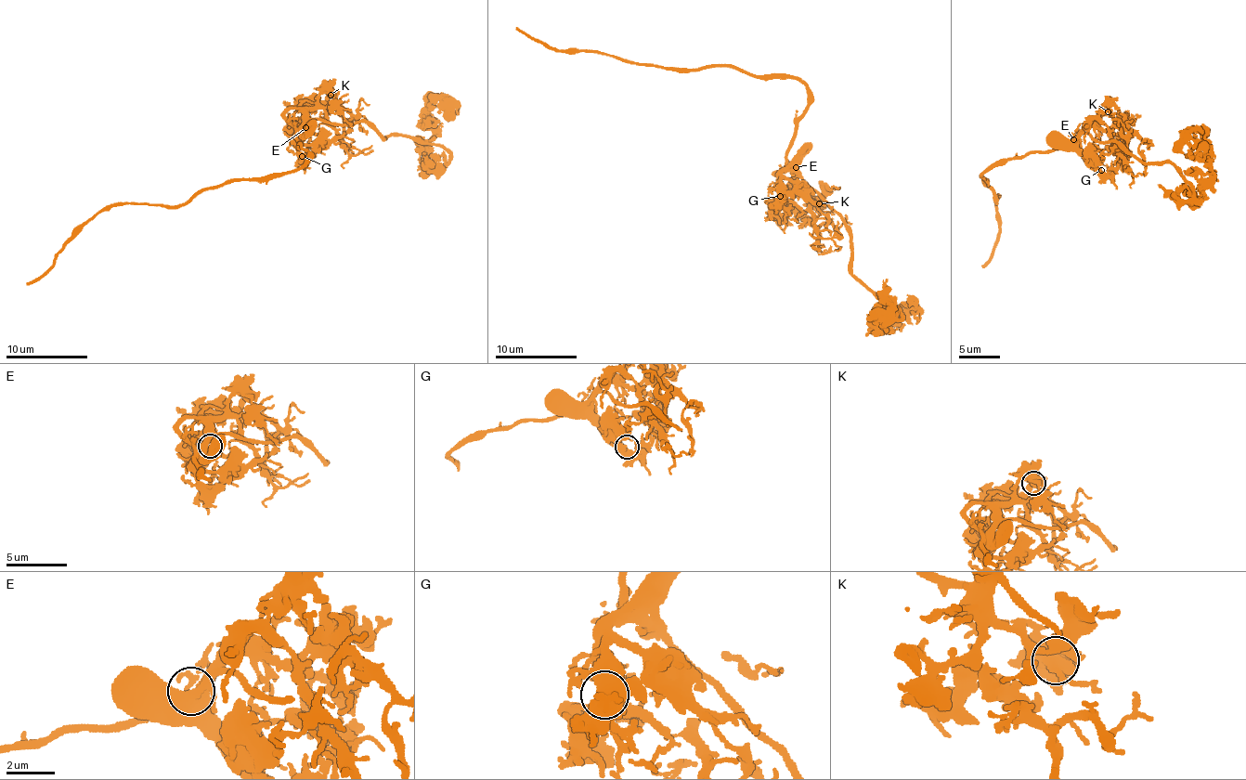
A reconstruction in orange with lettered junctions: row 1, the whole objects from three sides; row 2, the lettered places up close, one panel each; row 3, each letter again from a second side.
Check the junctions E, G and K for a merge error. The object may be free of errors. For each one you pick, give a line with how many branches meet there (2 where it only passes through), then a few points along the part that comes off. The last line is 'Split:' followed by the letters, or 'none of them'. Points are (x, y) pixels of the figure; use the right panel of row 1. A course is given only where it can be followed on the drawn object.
Split: none of them

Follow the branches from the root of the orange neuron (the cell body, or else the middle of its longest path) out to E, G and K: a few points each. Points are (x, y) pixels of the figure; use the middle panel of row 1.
E: (804, 112), (786, 153), (786, 162), (797, 167)
G: (804, 112), (786, 153), (788, 163), (782, 170), (780, 196)
K: (804, 112), (787, 153), (787, 162), (794, 173), (796, 187), (802, 192), (815, 193), (819, 203)

